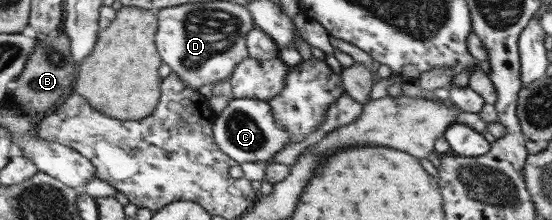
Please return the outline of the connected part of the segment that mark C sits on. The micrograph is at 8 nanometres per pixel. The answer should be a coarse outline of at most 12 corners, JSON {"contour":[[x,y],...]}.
{"contour":[[233,99],[215,138],[239,164],[271,163],[293,144],[268,101]]}

